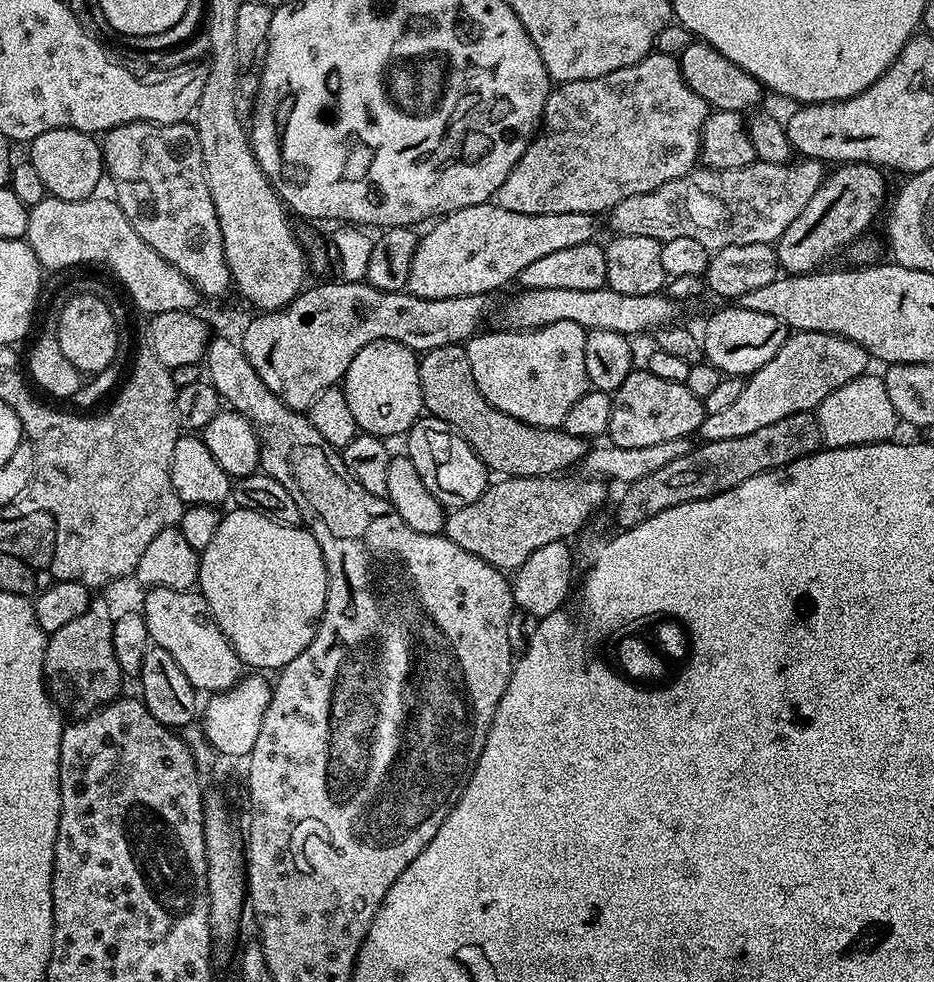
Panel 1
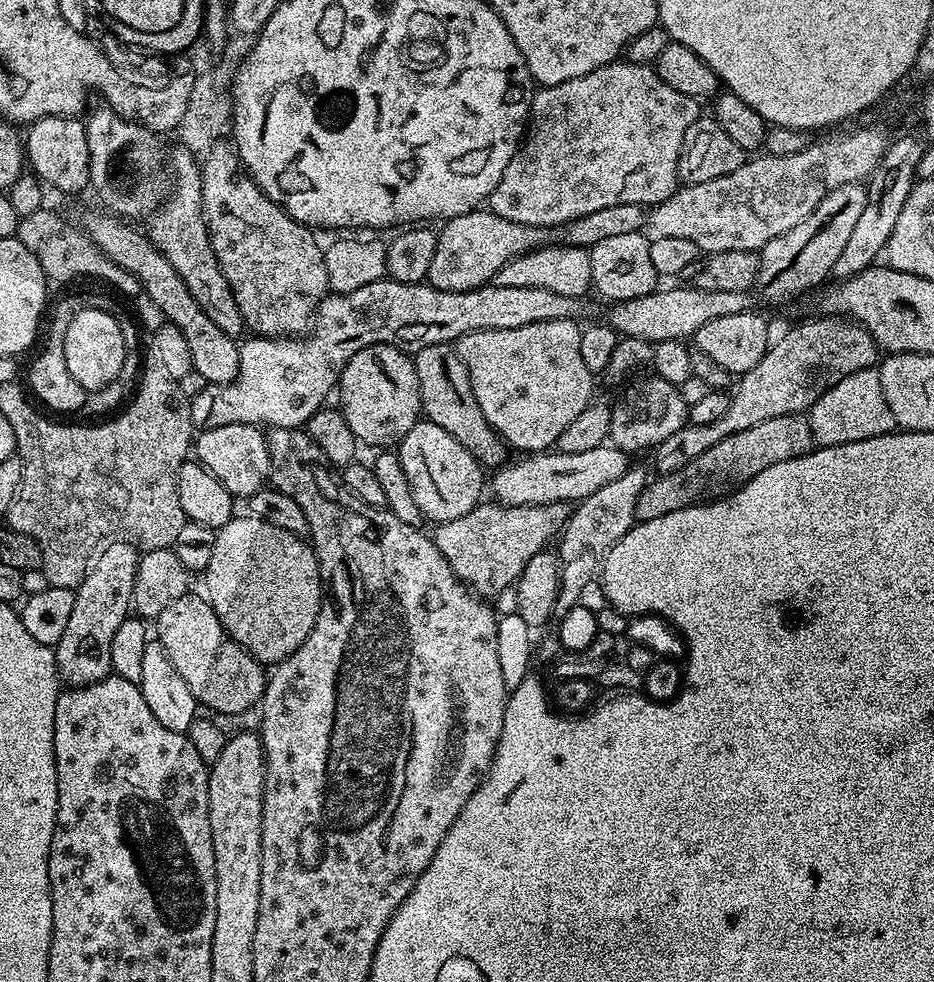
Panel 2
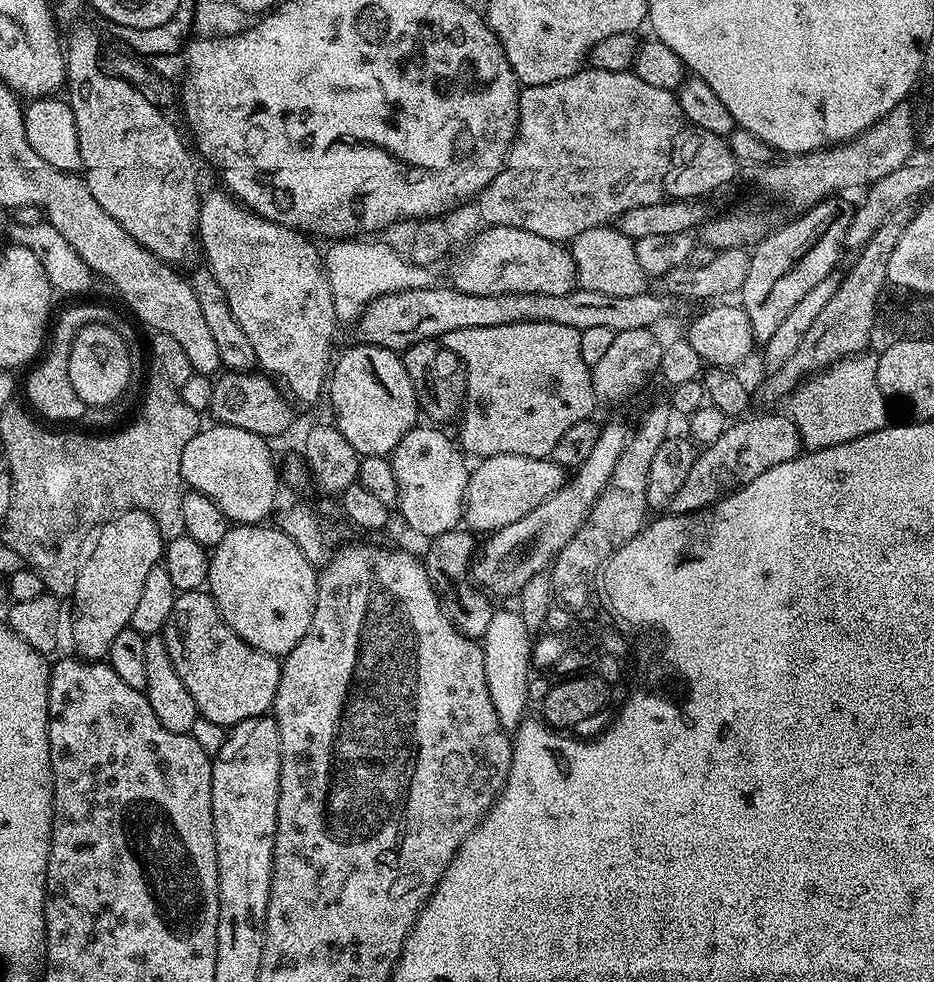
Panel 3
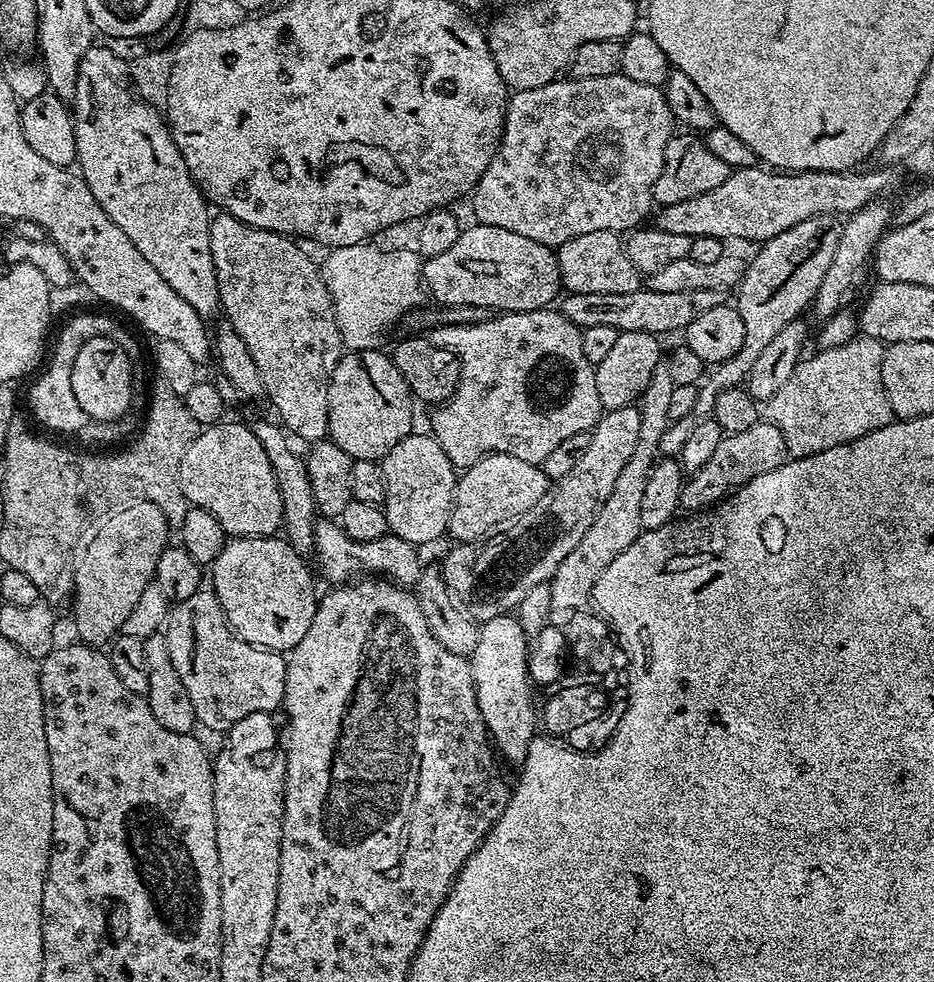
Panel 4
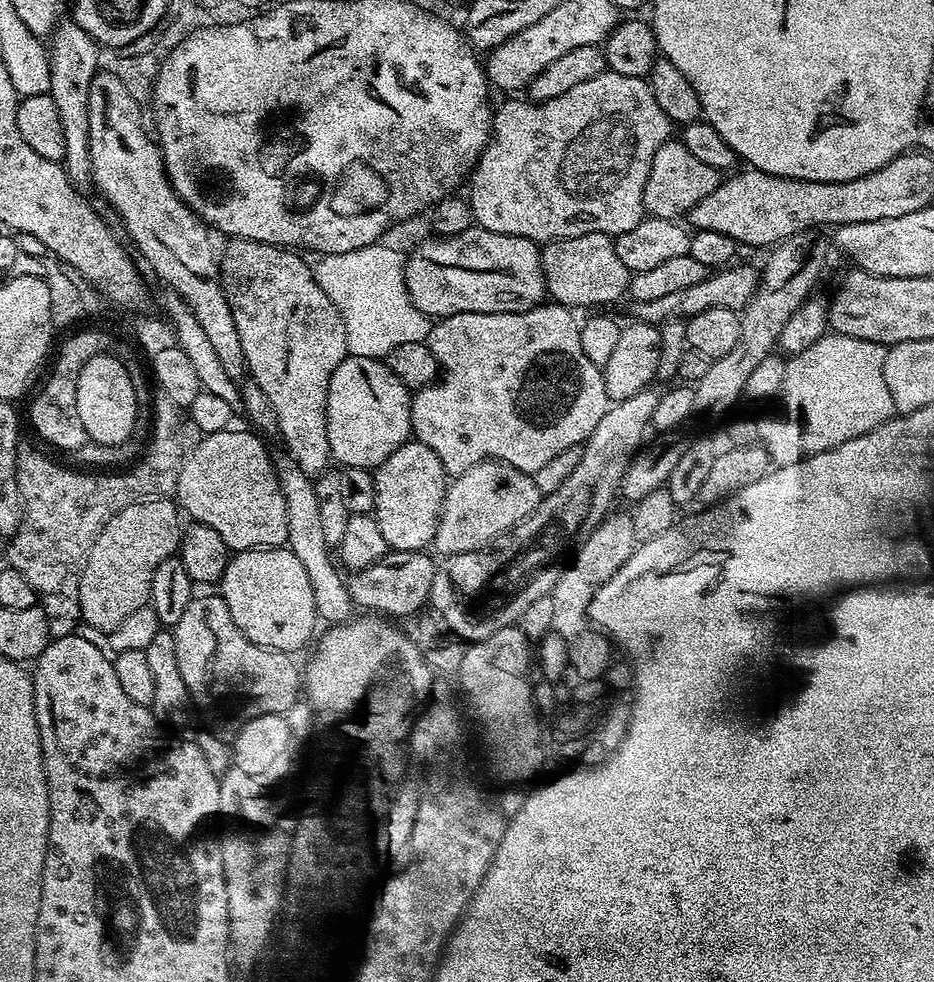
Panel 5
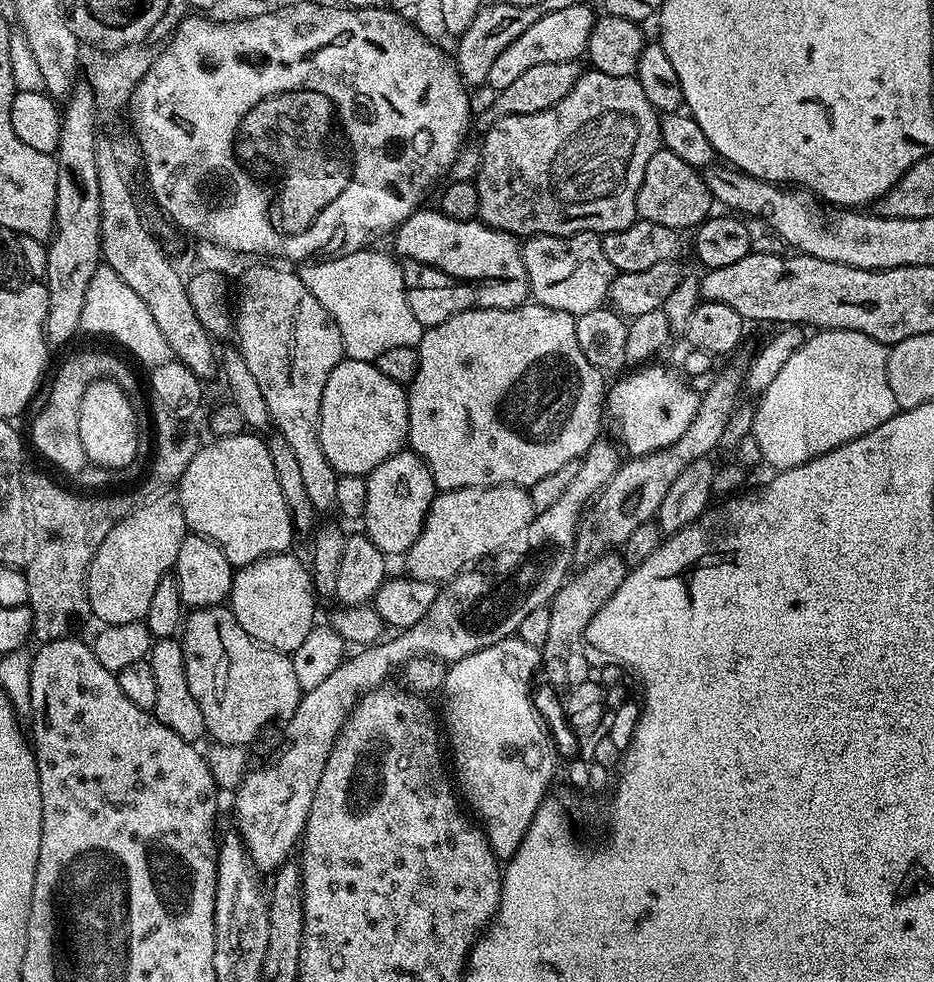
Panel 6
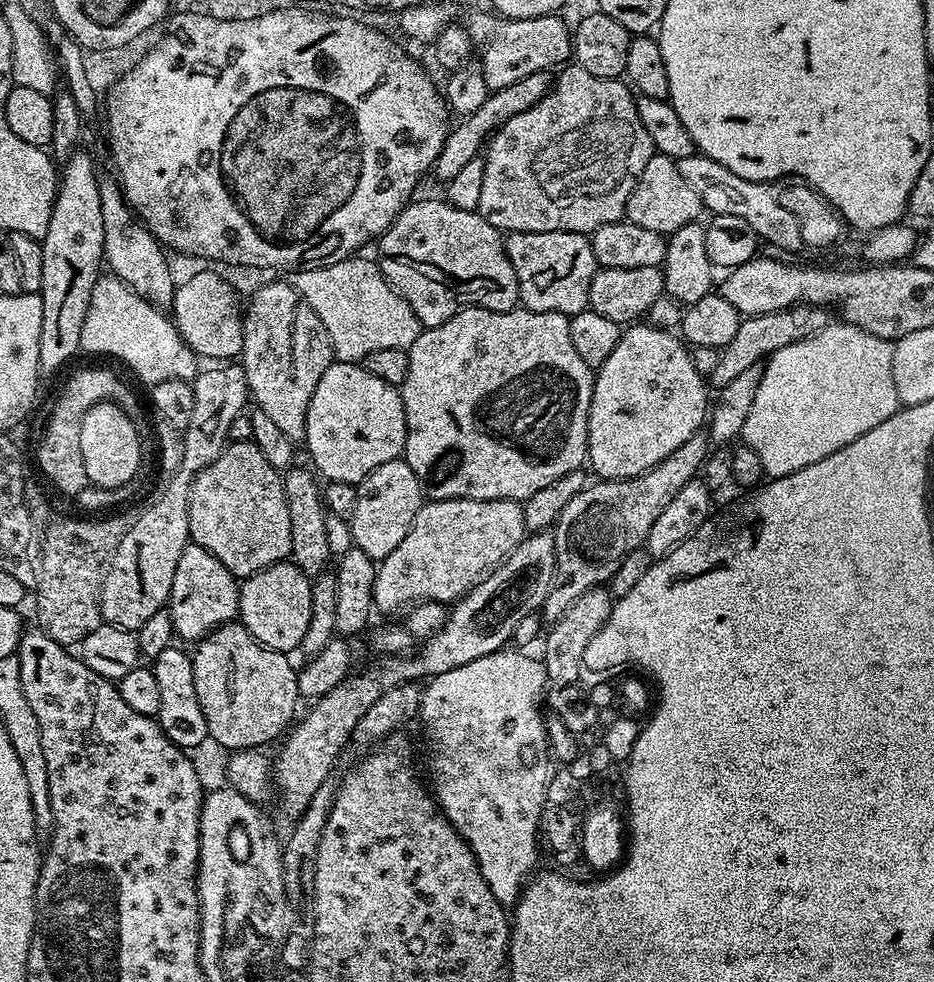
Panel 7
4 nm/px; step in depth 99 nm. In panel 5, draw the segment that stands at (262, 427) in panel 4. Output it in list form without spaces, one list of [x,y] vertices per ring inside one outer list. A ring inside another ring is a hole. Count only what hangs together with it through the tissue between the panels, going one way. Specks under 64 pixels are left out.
[[[284,456],[284,459],[277,461],[277,476],[279,478],[279,488],[282,490],[283,498],[286,501],[286,518],[287,518],[287,547],[291,550],[298,562],[305,567],[306,576],[310,581],[311,589],[314,593],[314,604],[317,617],[328,624],[343,623],[351,619],[354,612],[352,596],[349,594],[347,585],[345,584],[343,575],[332,566],[330,558],[330,546],[325,542],[323,537],[322,524],[319,521],[319,509],[315,481],[297,467],[294,460]]]

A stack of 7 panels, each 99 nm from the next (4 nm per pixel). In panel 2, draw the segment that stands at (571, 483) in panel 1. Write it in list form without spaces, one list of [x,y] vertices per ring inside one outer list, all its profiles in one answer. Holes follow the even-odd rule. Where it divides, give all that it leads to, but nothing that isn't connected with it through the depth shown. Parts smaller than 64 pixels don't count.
[[[481,502],[462,514],[462,518],[436,524],[434,528],[434,539],[442,558],[446,558],[454,574],[481,598],[493,598],[507,588],[509,591],[526,562],[530,562],[534,554],[545,551],[551,545],[548,543],[559,537],[570,515],[568,504],[510,506],[491,503]]]

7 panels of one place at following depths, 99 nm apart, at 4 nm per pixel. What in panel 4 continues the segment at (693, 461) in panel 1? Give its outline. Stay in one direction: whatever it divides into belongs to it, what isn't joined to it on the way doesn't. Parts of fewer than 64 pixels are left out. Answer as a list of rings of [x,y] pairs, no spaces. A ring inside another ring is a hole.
[[[762,418],[754,426],[750,426],[750,430],[727,433],[718,442],[718,450],[710,454],[706,466],[702,466],[702,470],[691,473],[685,479],[680,490],[680,508],[710,508],[720,503],[724,497],[732,495],[746,482],[758,478],[758,474],[766,474],[766,470],[777,468],[779,464],[784,463],[787,456],[782,430],[778,430],[778,426],[767,419]]]

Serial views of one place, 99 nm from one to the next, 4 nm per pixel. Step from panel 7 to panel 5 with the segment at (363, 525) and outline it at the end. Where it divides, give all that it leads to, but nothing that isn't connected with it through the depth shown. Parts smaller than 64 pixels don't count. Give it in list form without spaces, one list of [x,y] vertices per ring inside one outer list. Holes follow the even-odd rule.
[[[409,442],[394,450],[394,454],[390,454],[390,458],[386,458],[386,462],[382,462],[379,468],[375,469],[374,475],[376,477],[374,515],[378,522],[378,530],[382,530],[382,538],[386,538],[389,549],[394,552],[419,552],[427,549],[436,539],[436,527],[444,505],[444,493],[447,492],[450,483],[442,462],[438,462],[438,454],[434,454],[430,446]]]

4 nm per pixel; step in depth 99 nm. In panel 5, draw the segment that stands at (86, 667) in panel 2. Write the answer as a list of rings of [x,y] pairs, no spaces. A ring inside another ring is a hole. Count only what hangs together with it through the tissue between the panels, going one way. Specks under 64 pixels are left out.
[[[157,498],[155,500],[142,500],[137,503],[126,506],[122,510],[118,510],[118,514],[114,518],[110,518],[110,522],[106,522],[106,526],[92,544],[90,554],[84,563],[84,569],[80,575],[80,589],[78,590],[78,598],[80,599],[80,620],[88,623],[90,627],[97,628],[101,634],[113,632],[119,624],[124,621],[130,614],[134,614],[134,610],[145,607],[152,598],[152,583],[154,582],[154,570],[158,570],[158,566],[162,566],[162,562],[173,559],[177,555],[180,538],[182,535],[182,523],[180,524],[181,513],[178,511],[177,505],[168,498]]]

